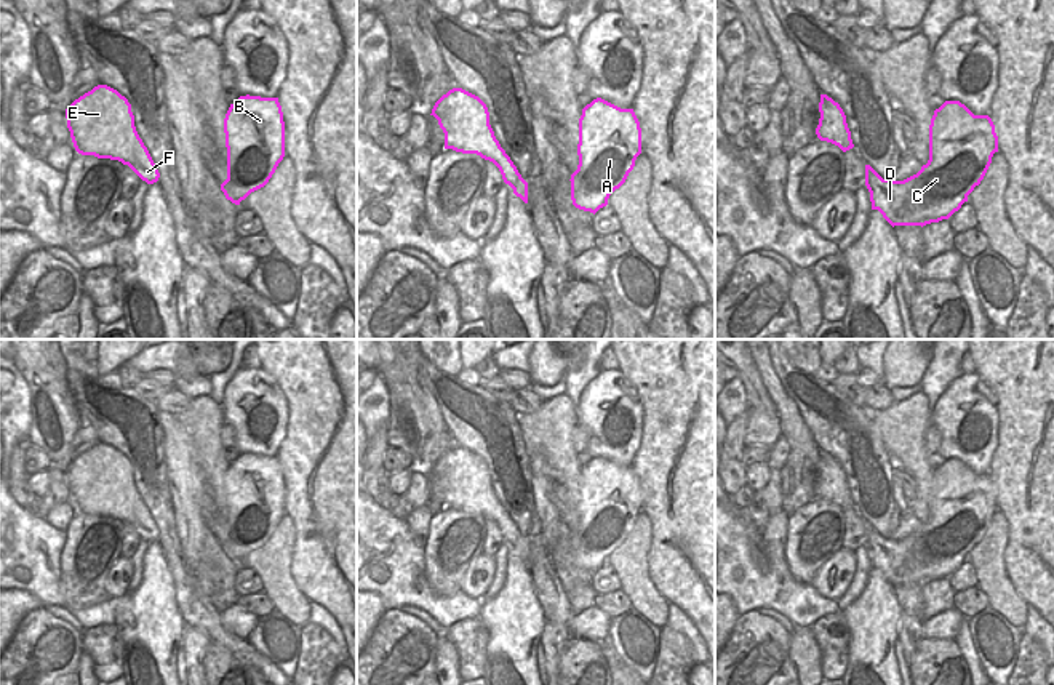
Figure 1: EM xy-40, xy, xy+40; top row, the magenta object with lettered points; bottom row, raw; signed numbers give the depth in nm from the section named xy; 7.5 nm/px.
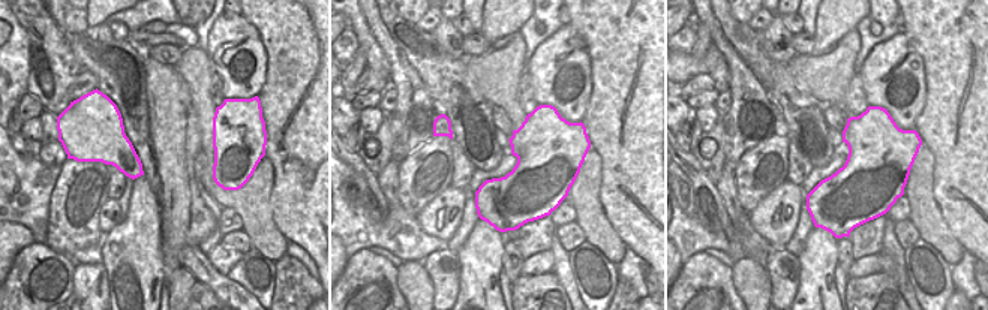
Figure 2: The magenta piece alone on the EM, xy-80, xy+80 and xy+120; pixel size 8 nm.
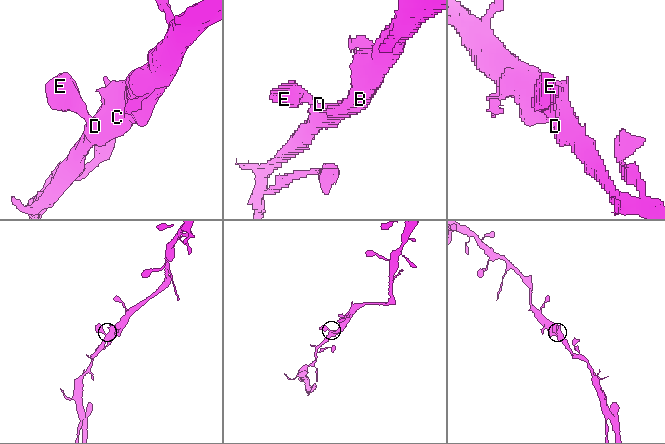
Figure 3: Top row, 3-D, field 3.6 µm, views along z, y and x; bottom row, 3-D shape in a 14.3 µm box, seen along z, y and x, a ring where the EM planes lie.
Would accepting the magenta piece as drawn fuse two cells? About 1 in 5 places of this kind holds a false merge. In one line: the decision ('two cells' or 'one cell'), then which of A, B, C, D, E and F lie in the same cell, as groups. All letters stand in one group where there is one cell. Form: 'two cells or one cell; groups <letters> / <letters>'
one cell; groups A B C D E F

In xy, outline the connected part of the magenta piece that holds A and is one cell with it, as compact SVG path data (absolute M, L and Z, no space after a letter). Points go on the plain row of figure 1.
M601 456L587 463L579 477L579 523L569 538L573 563L593 573L606 565L609 554L625 541L640 512L641 487L633 467L621 467Z

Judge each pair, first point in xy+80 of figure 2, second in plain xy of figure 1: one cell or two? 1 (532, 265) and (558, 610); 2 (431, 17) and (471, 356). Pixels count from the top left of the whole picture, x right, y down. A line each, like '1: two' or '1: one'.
1: two
2: two

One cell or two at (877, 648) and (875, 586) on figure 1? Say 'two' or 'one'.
one

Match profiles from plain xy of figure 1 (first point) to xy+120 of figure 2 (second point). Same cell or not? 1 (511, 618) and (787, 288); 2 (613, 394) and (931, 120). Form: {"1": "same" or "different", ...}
{"1": "different", "2": "different"}

